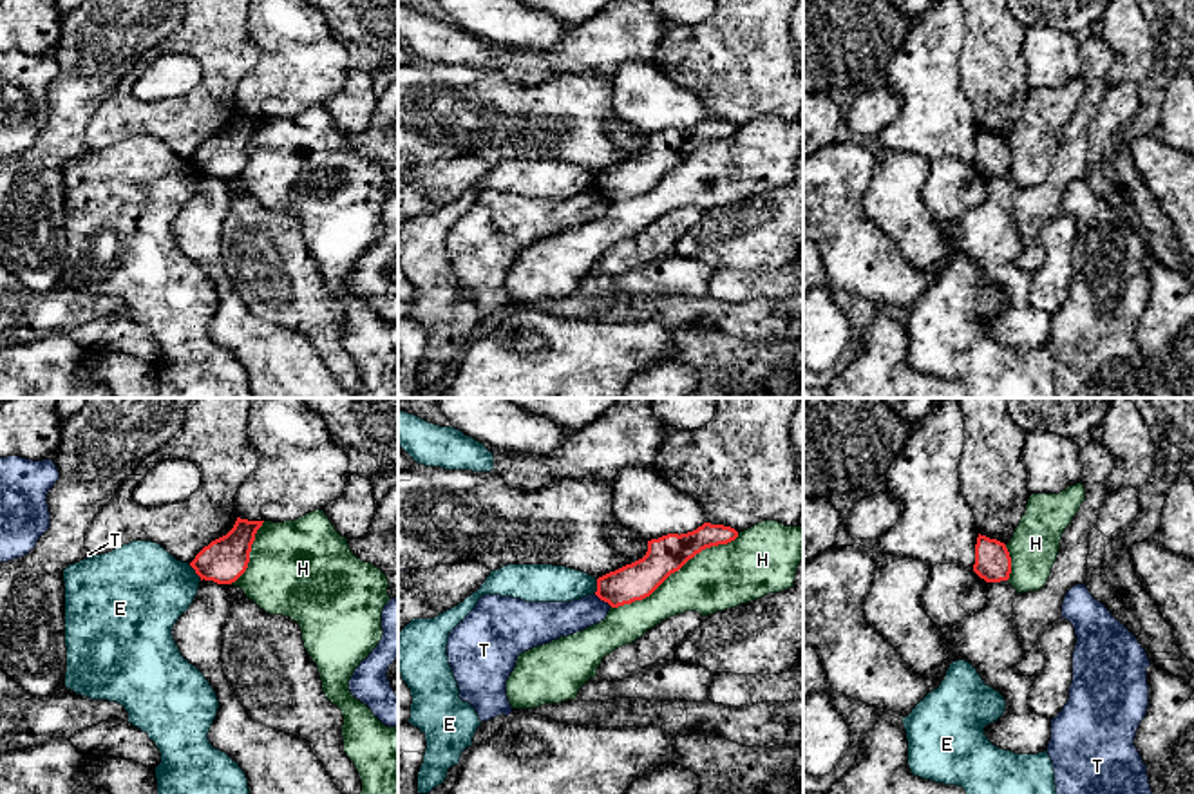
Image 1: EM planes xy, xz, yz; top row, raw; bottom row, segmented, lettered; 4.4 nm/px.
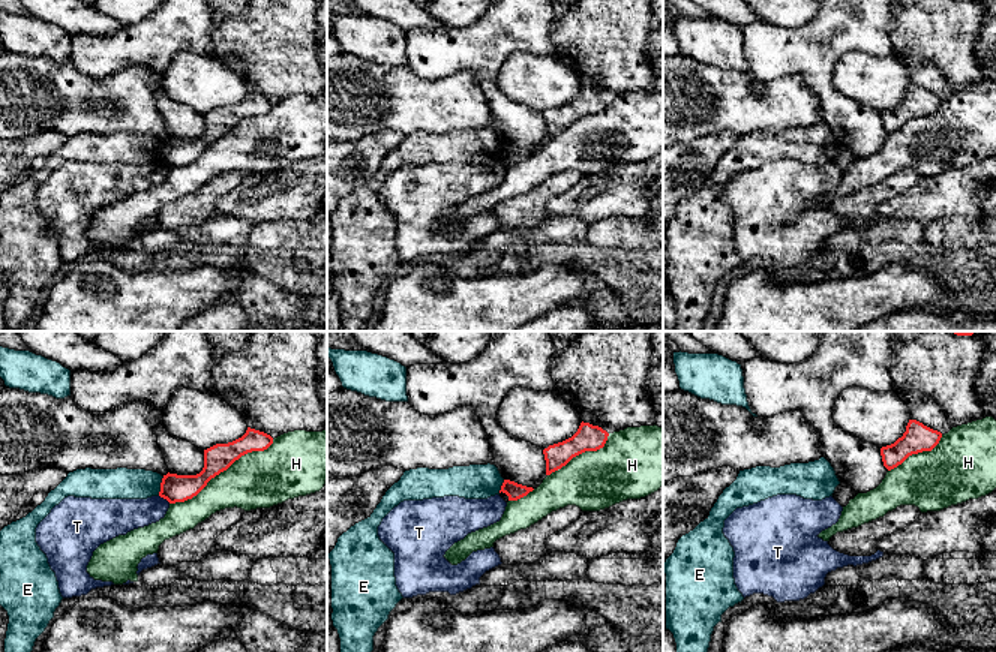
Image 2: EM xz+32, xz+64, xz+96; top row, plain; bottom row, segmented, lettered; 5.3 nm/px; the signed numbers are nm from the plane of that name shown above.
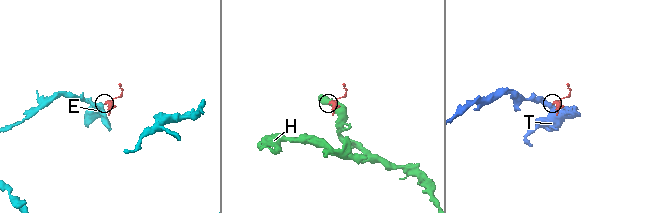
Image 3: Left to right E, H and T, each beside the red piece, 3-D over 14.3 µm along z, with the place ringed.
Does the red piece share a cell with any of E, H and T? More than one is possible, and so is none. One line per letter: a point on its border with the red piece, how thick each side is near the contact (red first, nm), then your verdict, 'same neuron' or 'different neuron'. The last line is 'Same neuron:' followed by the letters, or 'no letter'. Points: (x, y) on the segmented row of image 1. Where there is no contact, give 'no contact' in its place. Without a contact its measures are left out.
E: xy (196, 572) | 200/400 nm | different neuron
H: xz (675, 570) | 170/280 nm | different neuron
T: xz (605, 601) | 170/160 nm | different neuron
Same neuron: no letter

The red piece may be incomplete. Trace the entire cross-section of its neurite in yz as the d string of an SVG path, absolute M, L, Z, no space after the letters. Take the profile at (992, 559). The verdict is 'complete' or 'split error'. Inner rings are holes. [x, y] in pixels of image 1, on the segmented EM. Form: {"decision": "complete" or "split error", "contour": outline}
{"decision": "complete", "contour": "M979 534L973 572L986 582L1008 581L1011 557L1006 544Z"}

